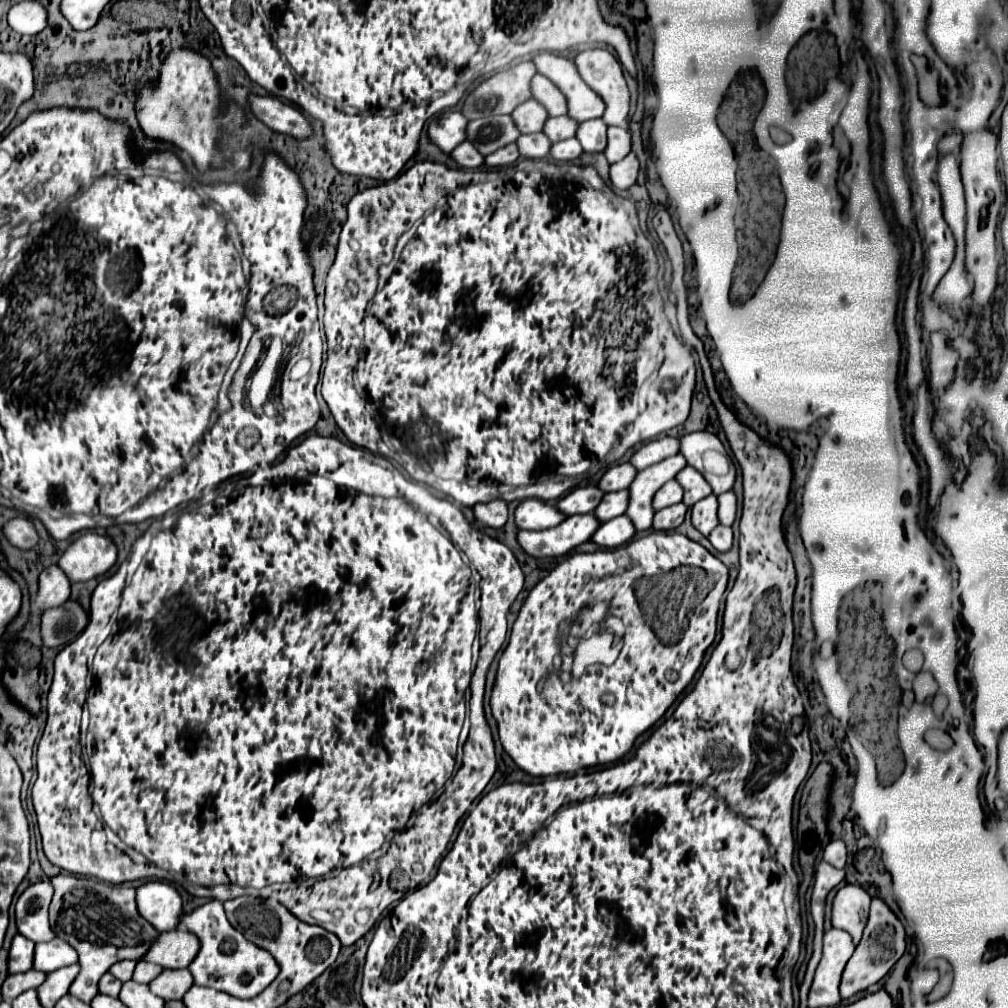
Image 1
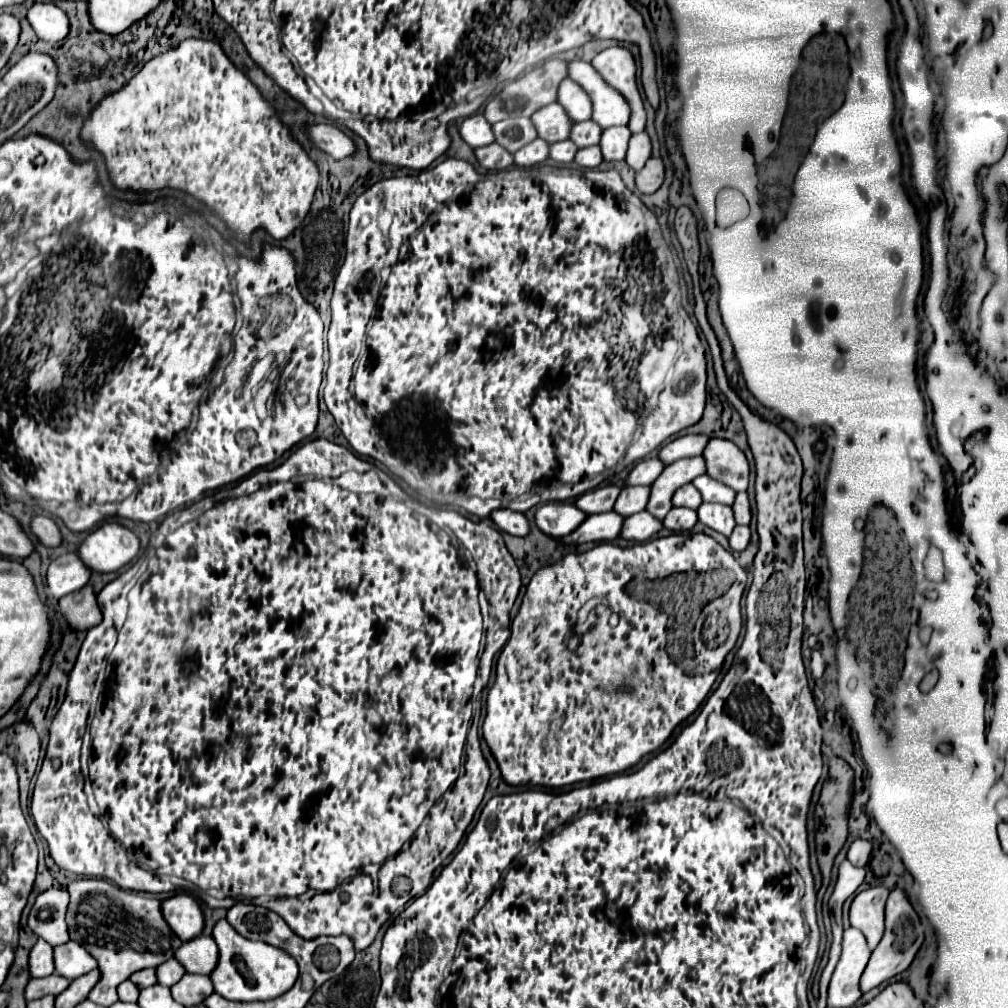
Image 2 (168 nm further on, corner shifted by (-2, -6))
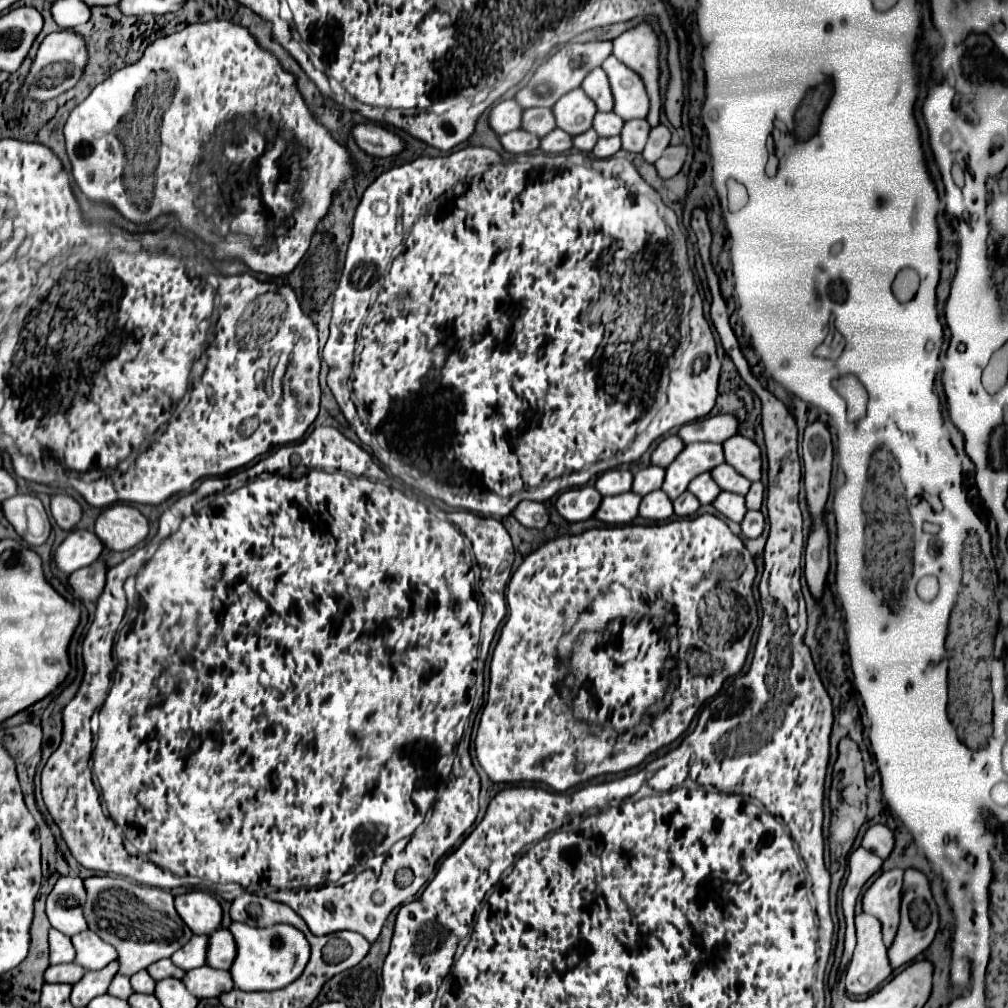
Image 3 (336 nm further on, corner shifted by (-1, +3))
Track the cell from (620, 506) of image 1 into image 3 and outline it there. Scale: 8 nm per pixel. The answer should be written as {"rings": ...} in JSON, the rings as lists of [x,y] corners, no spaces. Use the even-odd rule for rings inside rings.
{"rings":[[[650,465],[646,469],[640,469],[634,477],[632,491],[636,491],[638,495],[648,495],[650,491],[656,491],[662,487],[664,475],[666,475],[666,469],[658,467],[658,465]]]}

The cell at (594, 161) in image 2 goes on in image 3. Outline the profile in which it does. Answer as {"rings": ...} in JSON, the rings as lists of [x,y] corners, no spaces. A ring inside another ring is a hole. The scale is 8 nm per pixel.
{"rings":[[[600,137],[592,153],[596,157],[612,157],[620,149],[622,149],[622,139],[618,139],[618,137]]]}

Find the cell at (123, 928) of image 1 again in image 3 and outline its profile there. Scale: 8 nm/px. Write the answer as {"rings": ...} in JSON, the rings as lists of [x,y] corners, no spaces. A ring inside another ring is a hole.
{"rings":[[[108,875],[84,879],[84,887],[88,893],[84,905],[88,927],[94,933],[102,935],[102,939],[114,945],[118,951],[120,971],[112,979],[108,993],[120,999],[128,999],[134,993],[134,989],[130,987],[130,977],[146,969],[148,965],[164,957],[170,957],[174,951],[184,947],[194,933],[176,913],[174,895],[170,891],[150,885],[140,885],[126,877],[108,877]],[[166,925],[170,927],[170,931]]]}

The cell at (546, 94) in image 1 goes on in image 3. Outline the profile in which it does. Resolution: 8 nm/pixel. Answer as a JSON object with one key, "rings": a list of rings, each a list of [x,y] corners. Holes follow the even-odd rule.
{"rings":[[[594,69],[582,83],[582,89],[588,97],[594,99],[598,111],[612,111],[614,109],[614,95],[610,91],[610,83],[606,79],[606,71]]]}

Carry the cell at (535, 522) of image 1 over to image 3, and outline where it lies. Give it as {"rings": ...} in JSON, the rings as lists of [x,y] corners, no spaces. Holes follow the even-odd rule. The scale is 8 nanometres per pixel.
{"rings":[[[584,485],[582,489],[564,491],[556,501],[556,509],[566,521],[584,521],[596,513],[600,503],[602,495],[592,485]]]}

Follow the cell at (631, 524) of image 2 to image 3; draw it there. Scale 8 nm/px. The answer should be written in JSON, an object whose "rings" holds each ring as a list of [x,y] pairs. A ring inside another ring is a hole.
{"rings":[[[658,489],[648,493],[642,503],[640,503],[640,517],[642,519],[650,519],[650,521],[666,521],[674,515],[672,509],[672,501],[668,499],[668,495]]]}

